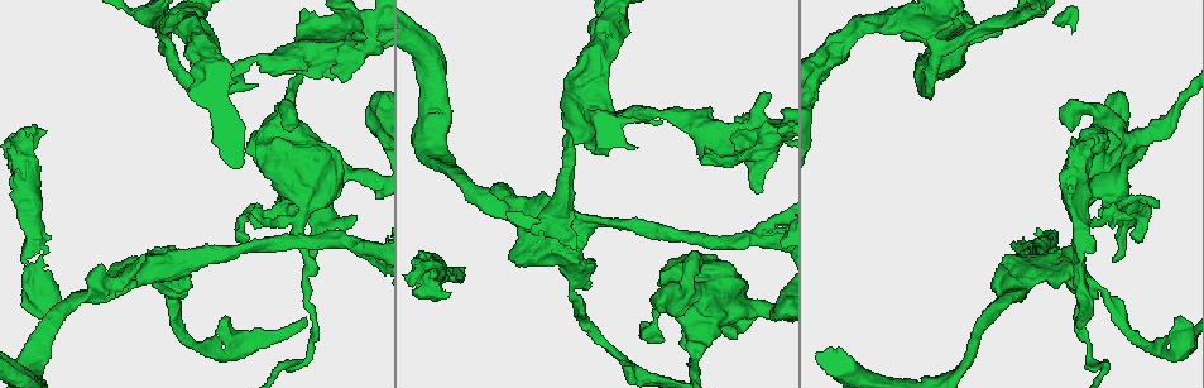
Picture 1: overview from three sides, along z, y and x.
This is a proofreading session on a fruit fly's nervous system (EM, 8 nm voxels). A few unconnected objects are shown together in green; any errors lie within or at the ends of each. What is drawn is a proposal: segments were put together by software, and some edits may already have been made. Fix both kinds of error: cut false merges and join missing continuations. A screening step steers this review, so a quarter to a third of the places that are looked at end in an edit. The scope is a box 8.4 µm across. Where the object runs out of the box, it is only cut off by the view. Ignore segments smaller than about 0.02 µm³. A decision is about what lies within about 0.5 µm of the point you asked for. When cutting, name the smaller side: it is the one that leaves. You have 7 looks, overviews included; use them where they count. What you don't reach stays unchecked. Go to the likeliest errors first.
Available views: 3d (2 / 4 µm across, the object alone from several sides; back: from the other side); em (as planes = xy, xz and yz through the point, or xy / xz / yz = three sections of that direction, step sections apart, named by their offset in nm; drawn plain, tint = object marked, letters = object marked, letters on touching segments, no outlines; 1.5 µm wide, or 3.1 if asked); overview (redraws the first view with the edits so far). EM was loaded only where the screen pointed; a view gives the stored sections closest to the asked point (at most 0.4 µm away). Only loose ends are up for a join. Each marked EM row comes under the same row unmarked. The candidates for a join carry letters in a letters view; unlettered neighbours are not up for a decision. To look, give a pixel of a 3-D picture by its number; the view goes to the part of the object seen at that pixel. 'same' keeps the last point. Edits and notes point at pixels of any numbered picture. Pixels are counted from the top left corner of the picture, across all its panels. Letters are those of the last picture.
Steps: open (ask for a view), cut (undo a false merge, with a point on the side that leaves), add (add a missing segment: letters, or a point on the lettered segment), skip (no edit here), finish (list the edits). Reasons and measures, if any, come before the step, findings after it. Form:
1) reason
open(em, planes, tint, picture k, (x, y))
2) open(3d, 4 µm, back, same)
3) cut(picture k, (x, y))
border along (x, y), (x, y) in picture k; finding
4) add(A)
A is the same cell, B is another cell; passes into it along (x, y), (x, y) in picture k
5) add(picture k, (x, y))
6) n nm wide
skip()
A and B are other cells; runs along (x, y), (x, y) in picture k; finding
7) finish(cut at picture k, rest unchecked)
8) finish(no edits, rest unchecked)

four or more arms meet
open(3d, 2 µm, picture 1, (938, 48))

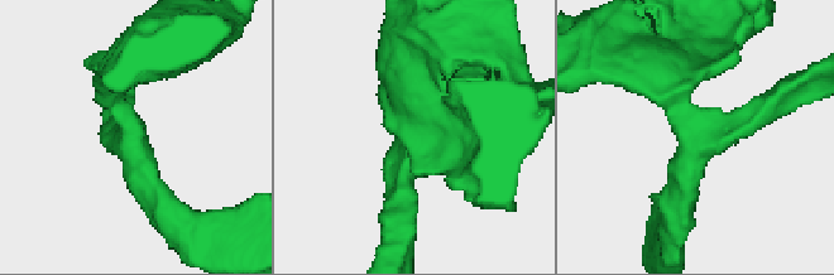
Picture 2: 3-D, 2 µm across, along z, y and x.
open(em, planes, letters, picture 2, (132, 139))

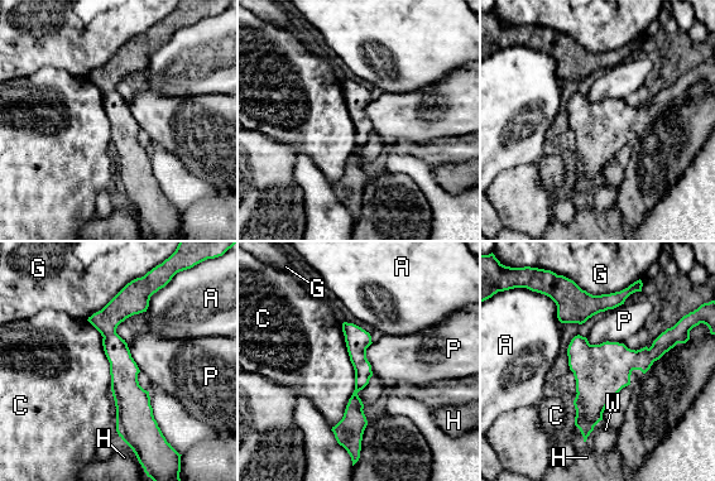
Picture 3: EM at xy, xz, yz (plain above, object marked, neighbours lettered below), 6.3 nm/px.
C touches over 700 nm
cut(picture 3, (128, 302))
A, C, G, H, P and W are other cells; border along (115, 332), (104, 338) in picture 3; two cells meet here

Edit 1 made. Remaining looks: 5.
free end
open(em, xz, step 4, letters, picture 1, (524, 259))

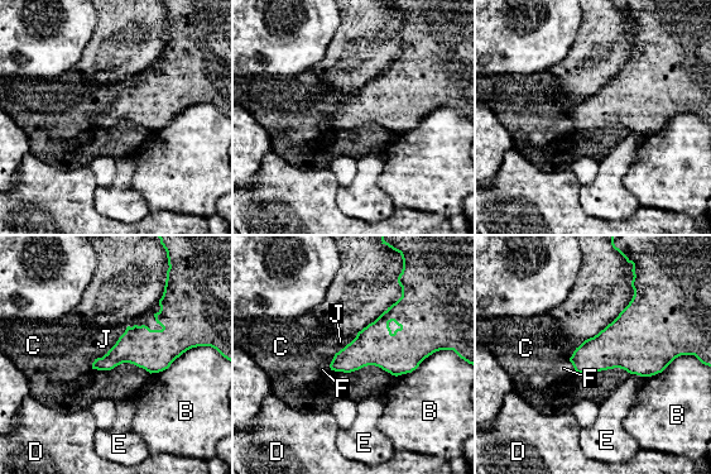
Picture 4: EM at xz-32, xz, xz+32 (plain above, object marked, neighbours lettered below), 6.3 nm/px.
240 nm wide
skip()
B, C, D, E, F and J are other cells; none of them fits

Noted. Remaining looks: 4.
finish(cut at picture 3, rest unchecked)

